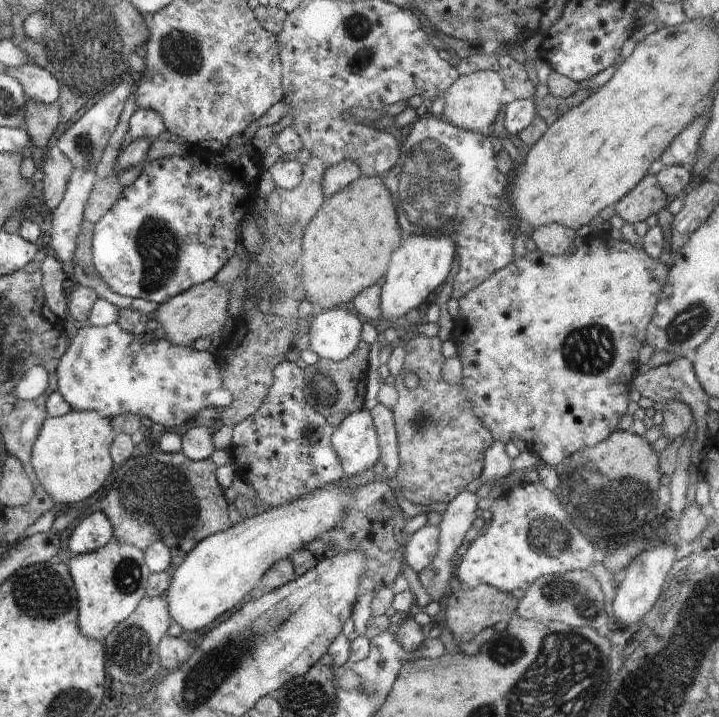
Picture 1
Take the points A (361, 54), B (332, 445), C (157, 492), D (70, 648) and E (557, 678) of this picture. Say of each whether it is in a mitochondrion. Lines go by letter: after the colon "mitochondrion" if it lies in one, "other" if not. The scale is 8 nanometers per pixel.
A: mitochondrion
B: other
C: mitochondrion
D: other
E: mitochondrion

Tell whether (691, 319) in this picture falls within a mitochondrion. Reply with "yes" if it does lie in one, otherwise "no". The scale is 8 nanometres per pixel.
yes

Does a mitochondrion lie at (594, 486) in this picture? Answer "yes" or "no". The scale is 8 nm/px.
yes

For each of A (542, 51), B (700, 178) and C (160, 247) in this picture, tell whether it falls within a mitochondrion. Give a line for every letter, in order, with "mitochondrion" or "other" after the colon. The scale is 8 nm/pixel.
A: other
B: other
C: mitochondrion

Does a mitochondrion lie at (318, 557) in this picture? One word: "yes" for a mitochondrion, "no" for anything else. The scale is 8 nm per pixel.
no

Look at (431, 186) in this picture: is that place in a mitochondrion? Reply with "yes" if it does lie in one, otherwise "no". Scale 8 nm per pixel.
yes

